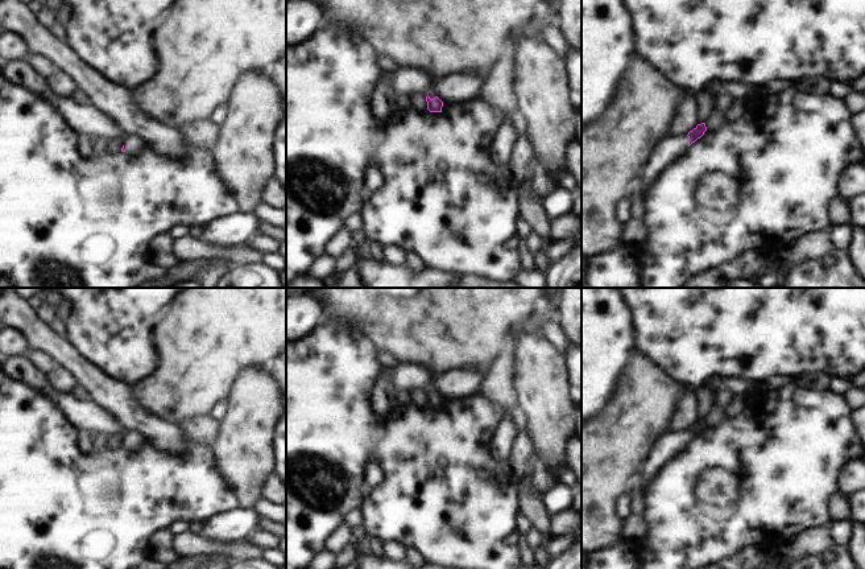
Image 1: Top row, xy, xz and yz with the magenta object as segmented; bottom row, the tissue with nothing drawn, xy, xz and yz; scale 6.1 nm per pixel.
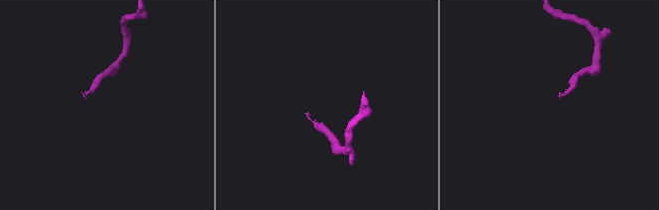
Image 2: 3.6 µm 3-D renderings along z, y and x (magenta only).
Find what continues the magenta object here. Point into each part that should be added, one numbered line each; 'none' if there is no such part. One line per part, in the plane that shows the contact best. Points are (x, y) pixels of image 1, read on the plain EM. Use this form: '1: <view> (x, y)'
1: yz (670, 442)

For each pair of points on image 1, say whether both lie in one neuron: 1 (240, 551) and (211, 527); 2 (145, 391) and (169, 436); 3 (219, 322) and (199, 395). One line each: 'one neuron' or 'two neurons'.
1: two neurons
2: two neurons
3: one neuron

